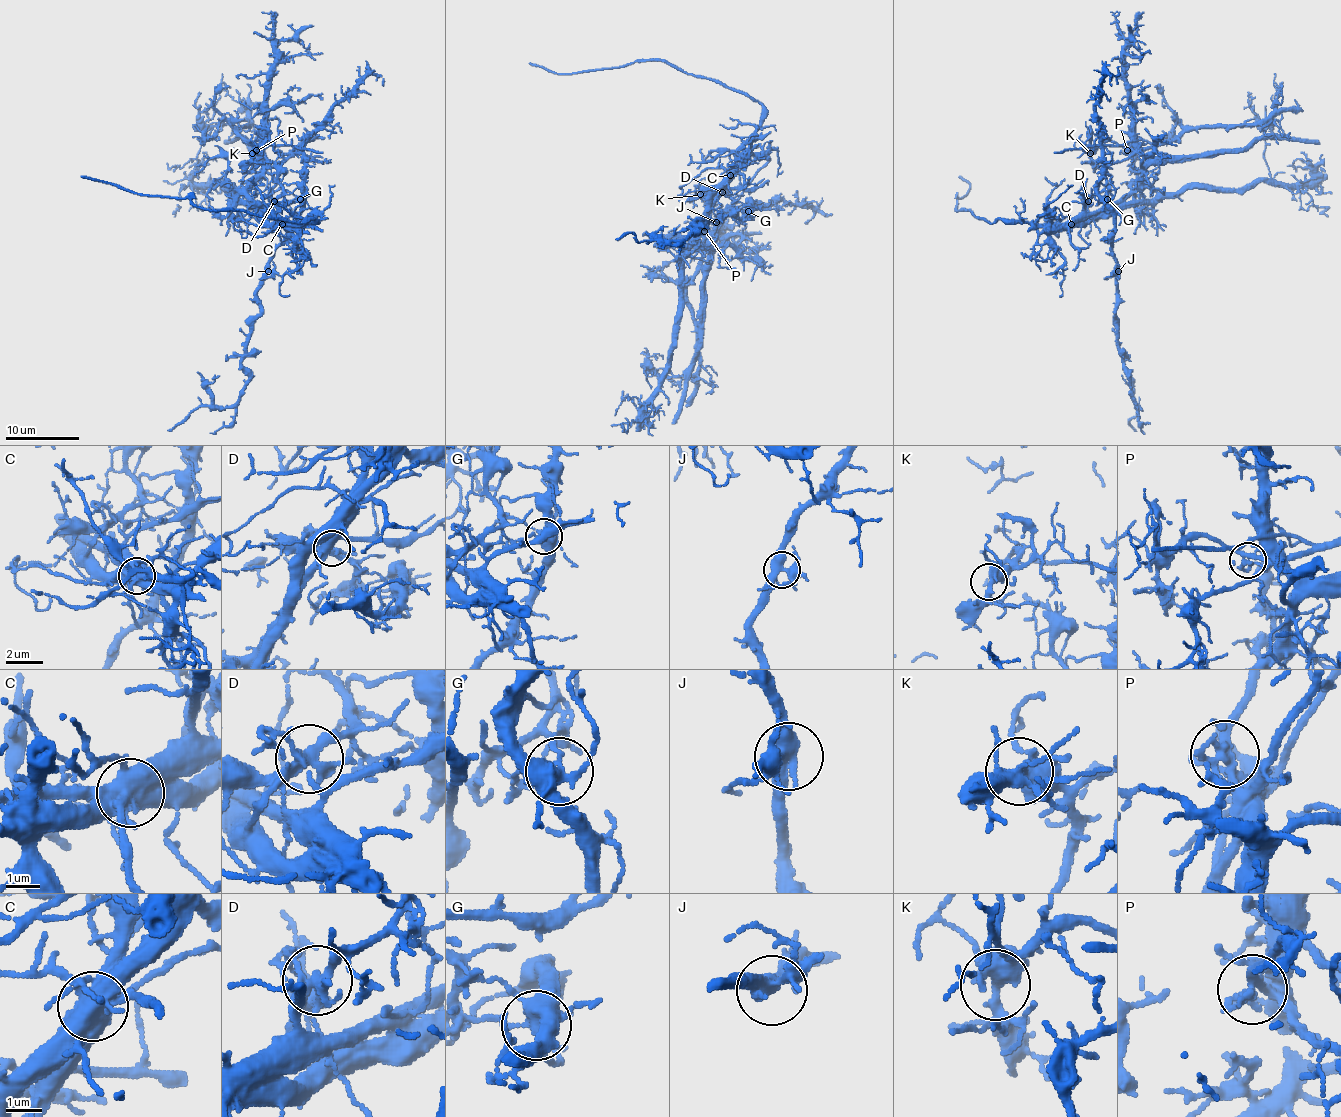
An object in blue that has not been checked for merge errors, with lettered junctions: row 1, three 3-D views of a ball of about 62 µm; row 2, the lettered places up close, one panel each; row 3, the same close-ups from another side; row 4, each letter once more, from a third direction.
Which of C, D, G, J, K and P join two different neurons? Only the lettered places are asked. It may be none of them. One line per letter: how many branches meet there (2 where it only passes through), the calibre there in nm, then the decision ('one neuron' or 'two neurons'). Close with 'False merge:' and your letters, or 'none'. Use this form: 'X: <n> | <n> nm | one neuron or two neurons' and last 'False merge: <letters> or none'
C: 6 | 600 nm | two neurons
D: 9 | 300 nm | two neurons
G: 6 | 420 nm | two neurons
J: 6 | 440 nm | one neuron
K: 6 | 380 nm | one neuron
P: 5 | 260 nm | two neurons
False merge: C, D, G, P

